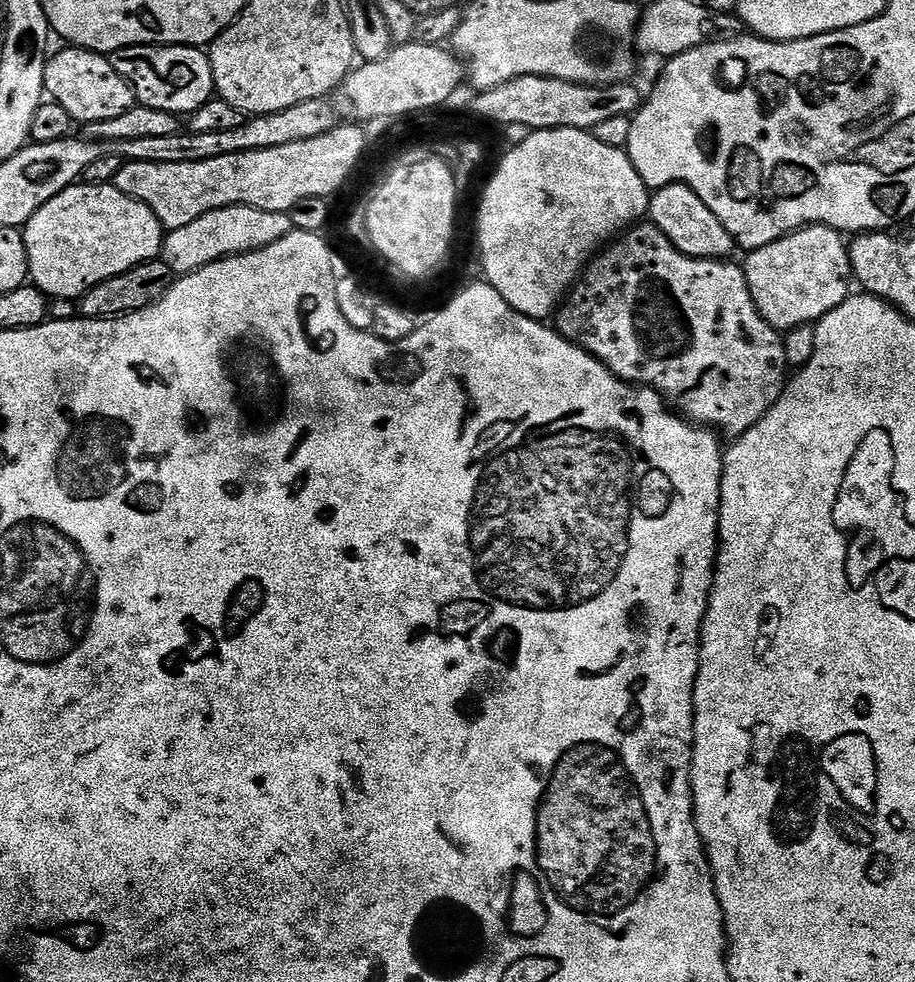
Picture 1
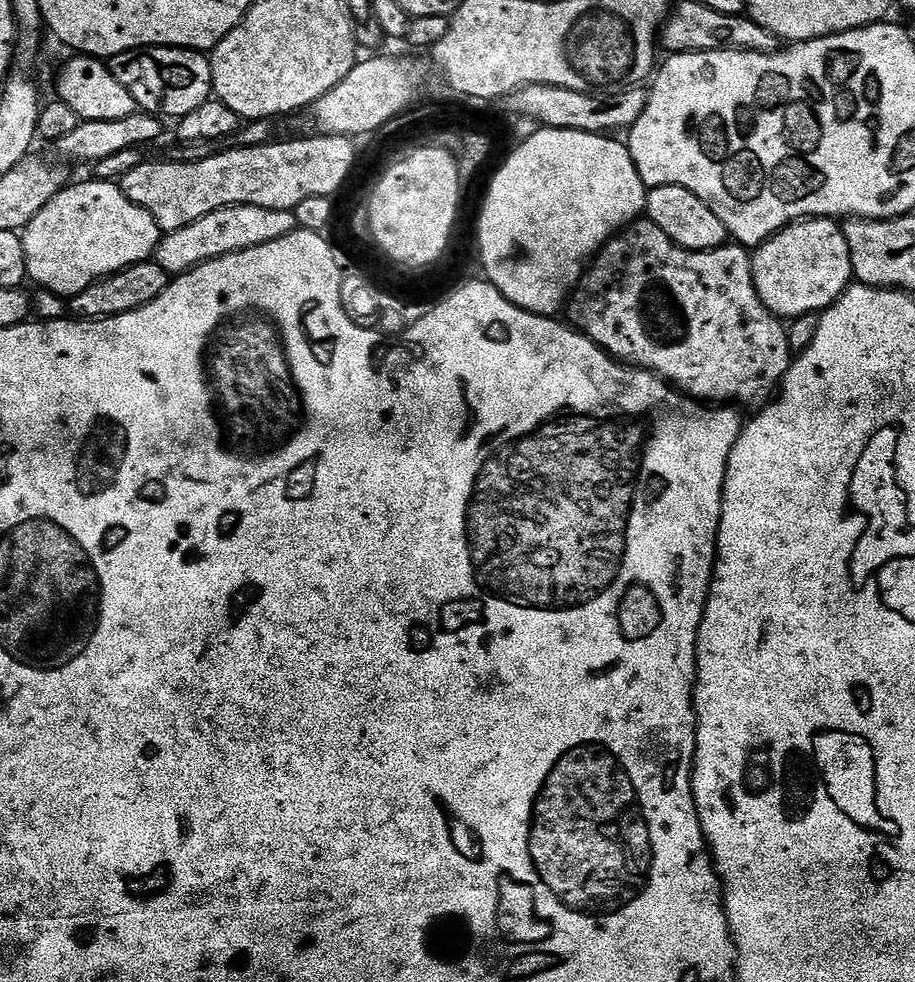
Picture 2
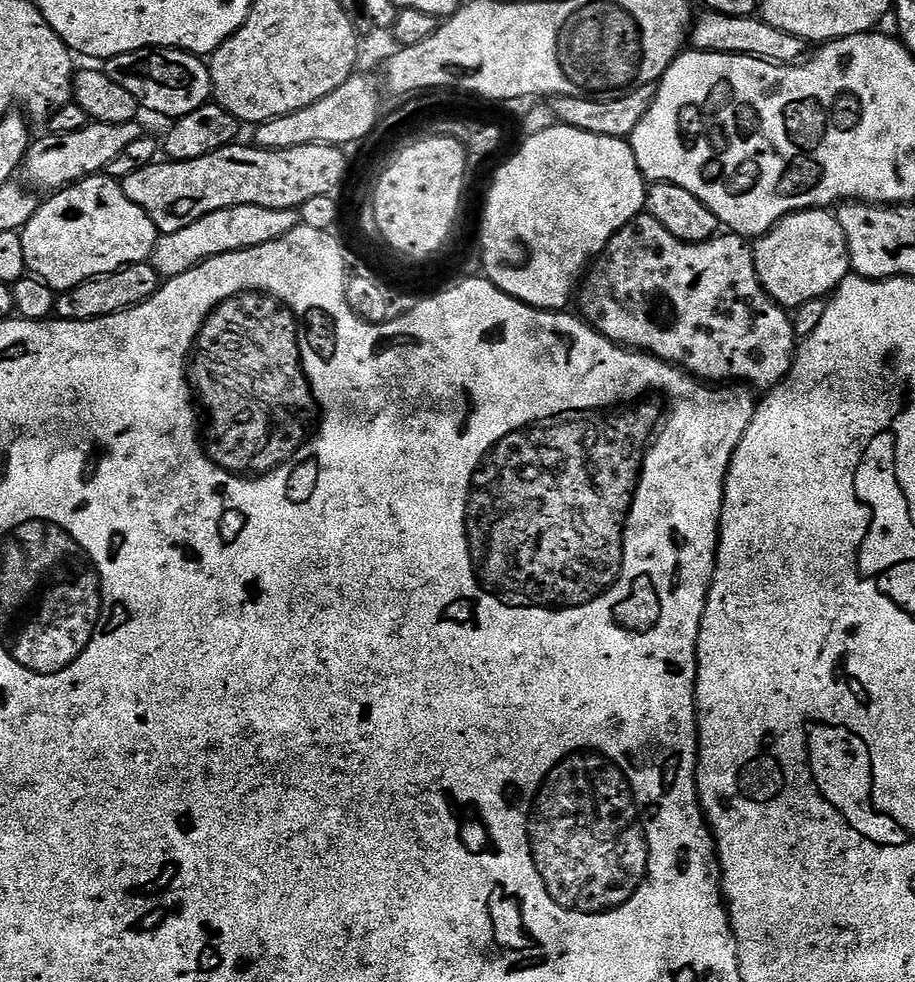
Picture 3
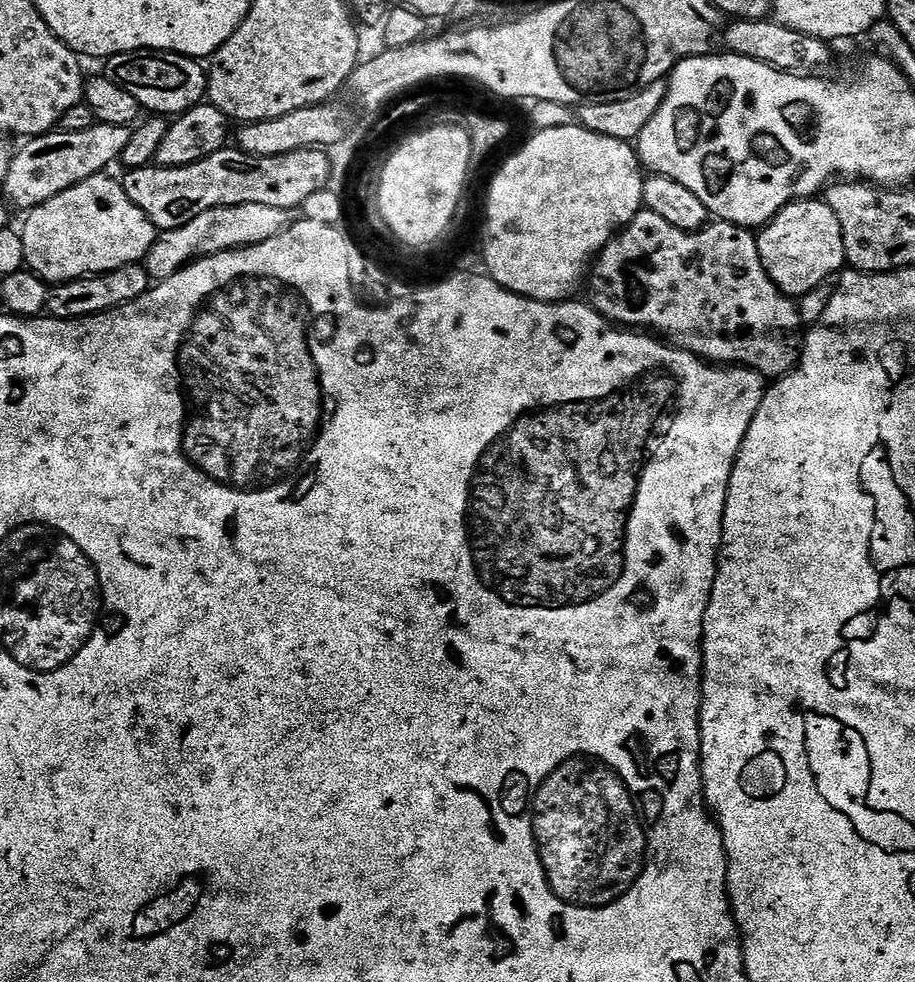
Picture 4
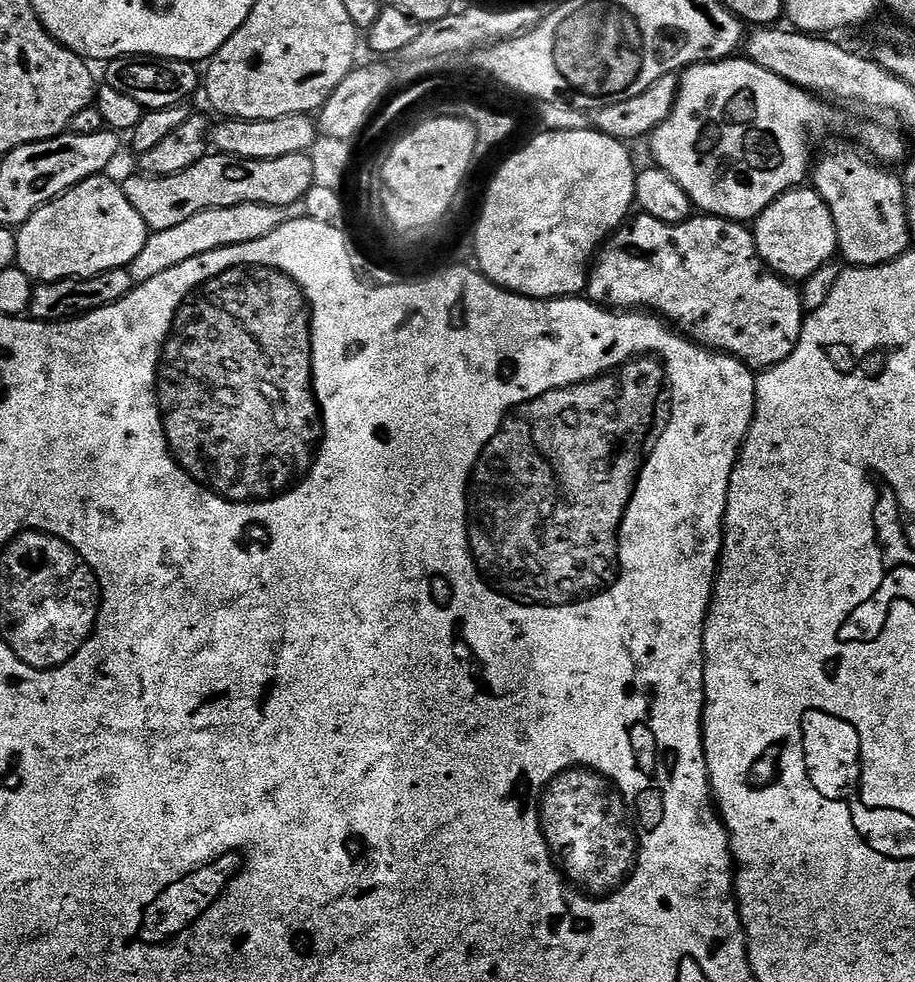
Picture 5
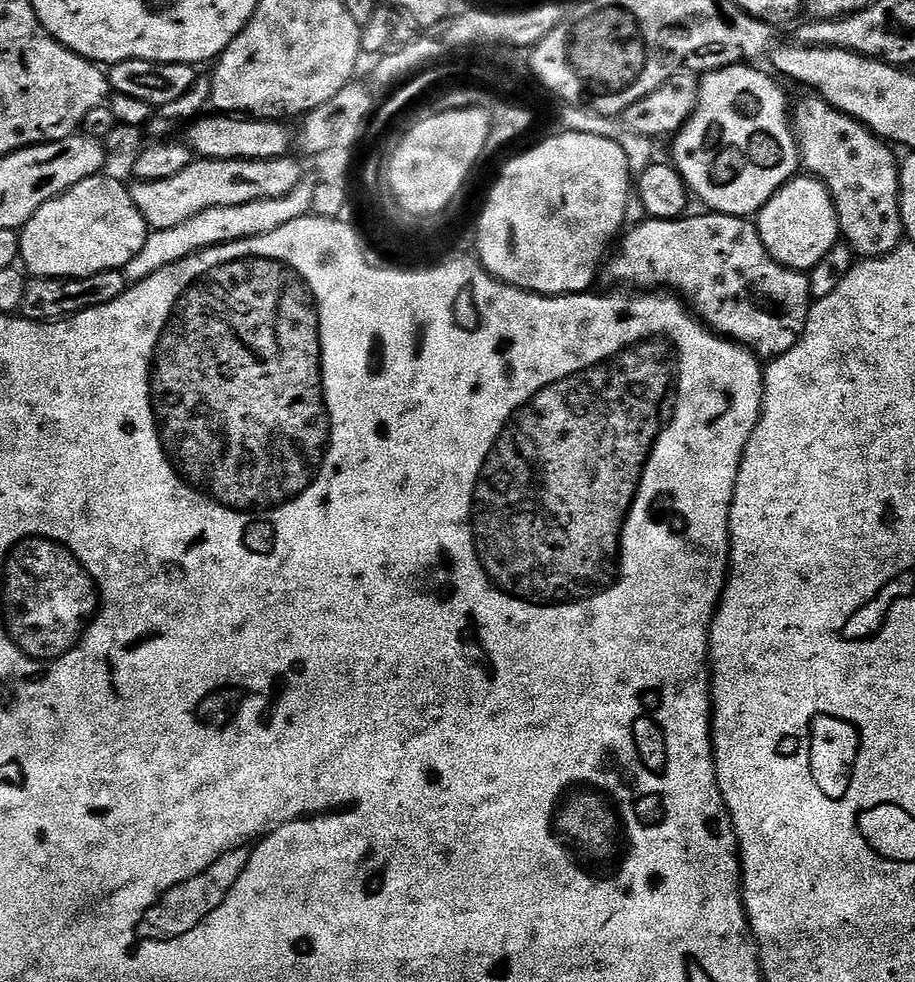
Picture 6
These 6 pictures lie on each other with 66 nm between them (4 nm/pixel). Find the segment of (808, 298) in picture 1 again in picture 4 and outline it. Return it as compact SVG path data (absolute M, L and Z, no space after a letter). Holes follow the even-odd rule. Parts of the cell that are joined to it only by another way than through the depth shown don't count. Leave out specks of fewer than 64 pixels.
M820 198L787 204L759 229L756 245L762 266L774 286L793 298L805 296L817 285L831 281L846 264L838 214L834 214L834 210L830 210L830 206Z

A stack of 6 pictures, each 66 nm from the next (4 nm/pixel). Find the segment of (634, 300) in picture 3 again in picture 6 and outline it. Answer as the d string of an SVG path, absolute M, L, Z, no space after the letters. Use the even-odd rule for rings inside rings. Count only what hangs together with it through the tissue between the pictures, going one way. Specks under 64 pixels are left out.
M709 211L708 216L692 216L685 215L678 220L653 220L646 218L641 224L629 227L627 231L619 237L618 243L615 245L614 251L611 253L610 259L606 264L606 272L608 268L608 276L612 280L617 280L617 285L631 286L636 290L671 290L673 293L679 294L686 301L689 309L694 313L700 323L712 329L717 336L723 336L729 340L734 340L738 344L744 345L745 348L755 352L757 357L775 358L786 354L800 340L800 335L804 333L804 327L808 321L808 309L812 300L812 291L808 285L808 277L803 272L795 272L793 268L787 268L779 264L775 258L766 250L766 246L762 242L760 232L757 230L755 223L751 219L743 216L724 216L721 212Z

